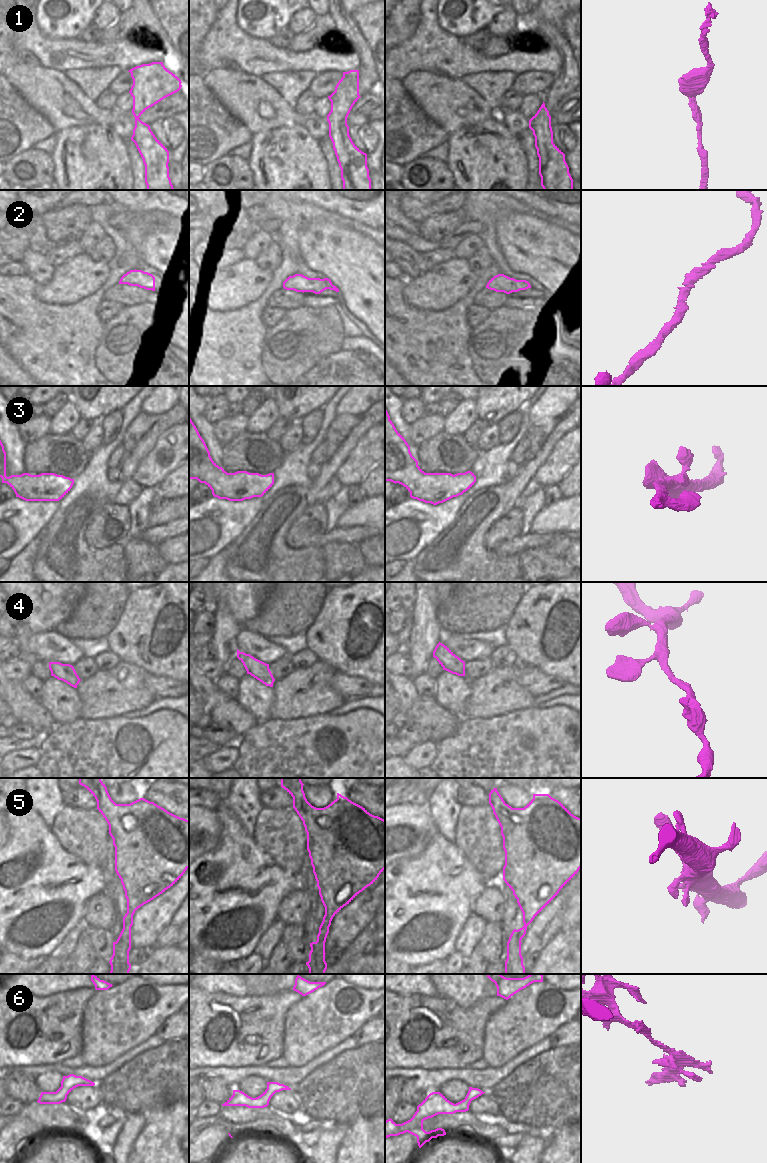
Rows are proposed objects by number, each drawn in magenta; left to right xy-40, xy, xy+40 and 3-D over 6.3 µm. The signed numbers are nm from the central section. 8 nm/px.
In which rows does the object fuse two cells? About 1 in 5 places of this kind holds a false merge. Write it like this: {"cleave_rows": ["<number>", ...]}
{"cleave_rows": []}

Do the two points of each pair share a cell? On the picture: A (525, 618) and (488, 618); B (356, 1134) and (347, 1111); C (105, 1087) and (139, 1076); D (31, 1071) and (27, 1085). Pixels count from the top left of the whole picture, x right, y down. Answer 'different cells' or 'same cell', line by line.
A: different cells
B: different cells
C: same cell
D: different cells

